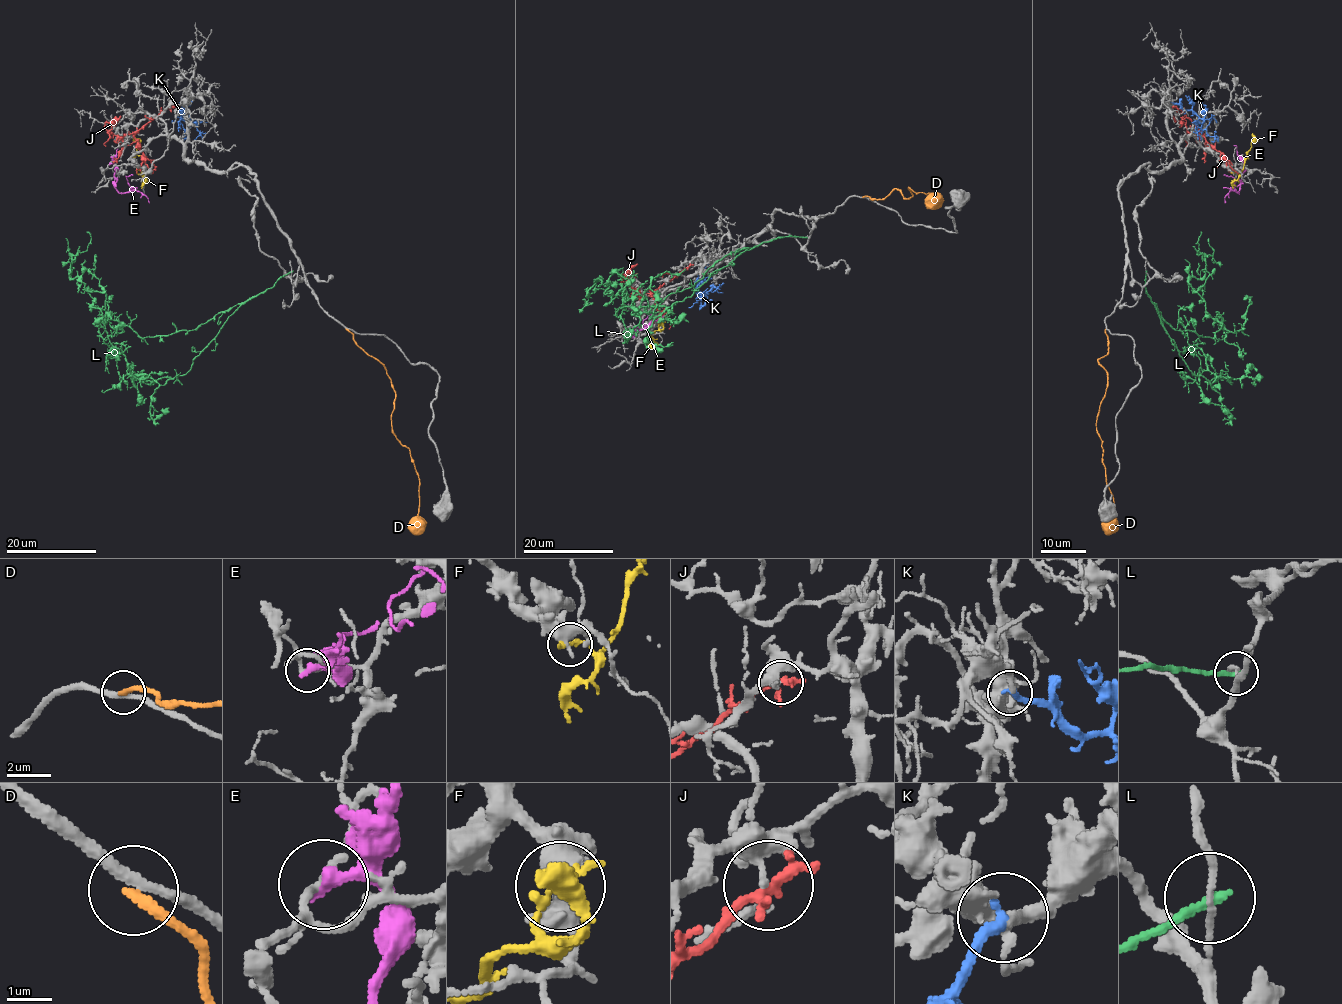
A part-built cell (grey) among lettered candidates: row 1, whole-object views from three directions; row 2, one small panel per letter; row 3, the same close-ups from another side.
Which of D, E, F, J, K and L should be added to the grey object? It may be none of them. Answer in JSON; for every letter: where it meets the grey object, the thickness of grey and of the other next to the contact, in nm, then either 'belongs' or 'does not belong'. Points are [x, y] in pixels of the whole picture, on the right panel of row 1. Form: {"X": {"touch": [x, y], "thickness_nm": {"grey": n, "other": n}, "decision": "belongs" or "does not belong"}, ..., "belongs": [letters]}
{"D": {"touch": [1106, 328], "thickness_nm": {"grey": 240, "other": 240}, "decision": "does not belong"}, "E": {"touch": [1244, 164], "thickness_nm": {"grey": 120, "other": 320}, "decision": "does not belong"}, "F": {"touch": [1233, 172], "thickness_nm": {"grey": 440, "other": 200}, "decision": "does not belong"}, "J": {"touch": [1175, 107], "thickness_nm": {"grey": 190, "other": 340}, "decision": "does not belong"}, "K": {"touch": [1171, 102], "thickness_nm": {"grey": 200, "other": 280}, "decision": "belongs"}, "L": {"touch": [1146, 271], "thickness_nm": {"grey": 120, "other": 220}, "decision": "does not belong"}, "belongs": ["K"]}

